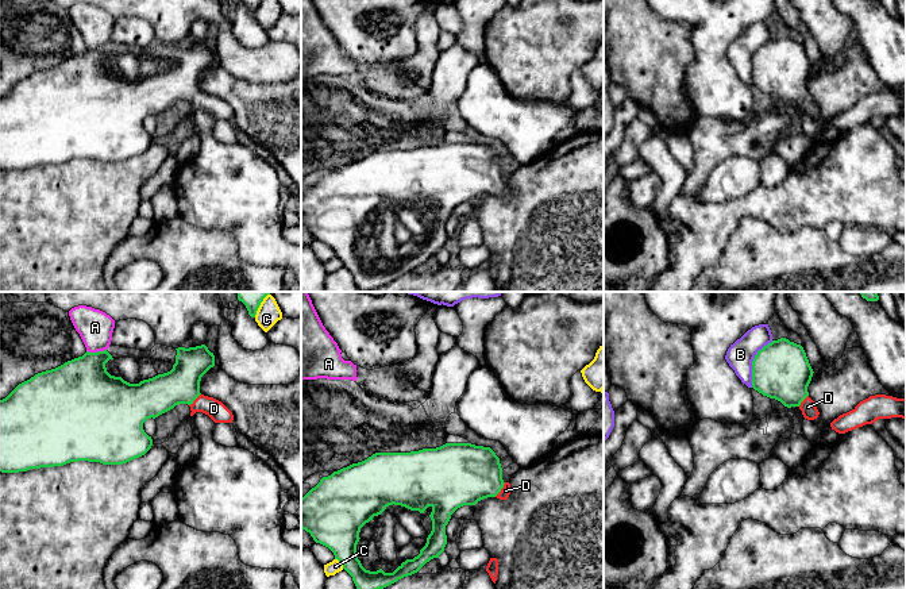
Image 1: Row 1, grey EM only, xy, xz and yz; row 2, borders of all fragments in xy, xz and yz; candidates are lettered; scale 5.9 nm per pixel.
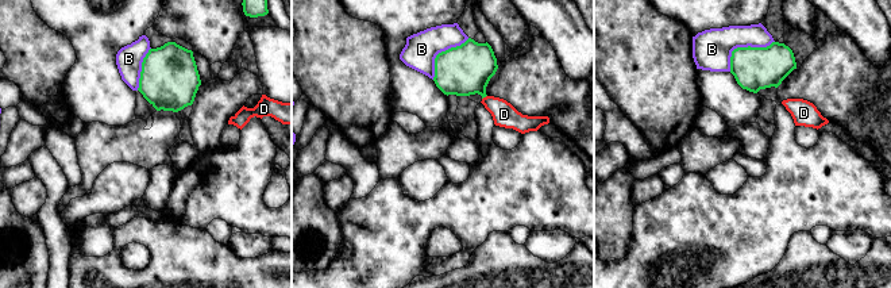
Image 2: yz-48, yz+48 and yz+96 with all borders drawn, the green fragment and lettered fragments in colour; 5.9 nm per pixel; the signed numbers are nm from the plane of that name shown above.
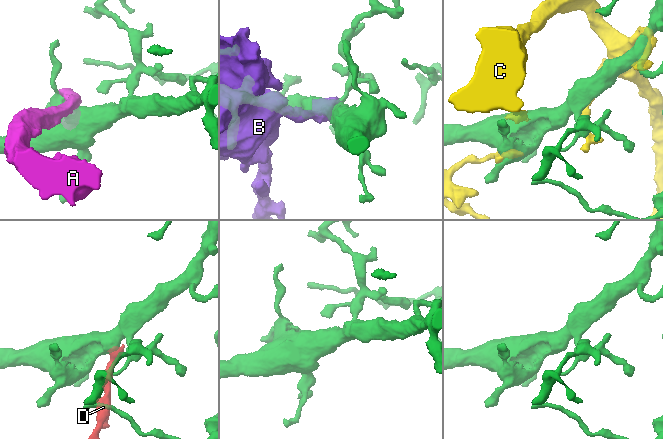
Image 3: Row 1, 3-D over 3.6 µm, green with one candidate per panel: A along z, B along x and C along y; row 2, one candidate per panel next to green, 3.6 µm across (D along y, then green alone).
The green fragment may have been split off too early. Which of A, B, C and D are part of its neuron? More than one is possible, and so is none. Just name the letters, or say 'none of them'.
D

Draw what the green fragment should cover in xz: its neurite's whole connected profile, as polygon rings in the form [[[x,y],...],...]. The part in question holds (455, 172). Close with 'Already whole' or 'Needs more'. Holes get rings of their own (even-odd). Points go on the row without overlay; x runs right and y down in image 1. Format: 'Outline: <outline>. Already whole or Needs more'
Outline: [[[446,140],[410,150],[375,150],[323,174],[301,195],[301,226],[334,250],[359,289],[369,290],[439,255],[447,242],[446,223],[458,205],[509,192],[510,181],[502,177],[500,155],[490,145]],[[393,201],[420,211],[431,204],[432,228],[420,251],[393,270],[366,267],[356,253],[361,226]]]. Needs more

